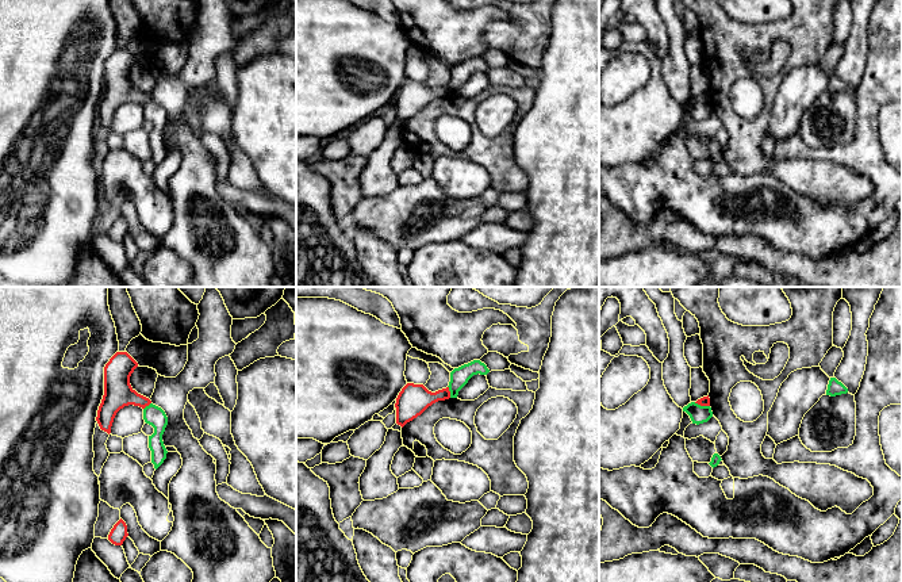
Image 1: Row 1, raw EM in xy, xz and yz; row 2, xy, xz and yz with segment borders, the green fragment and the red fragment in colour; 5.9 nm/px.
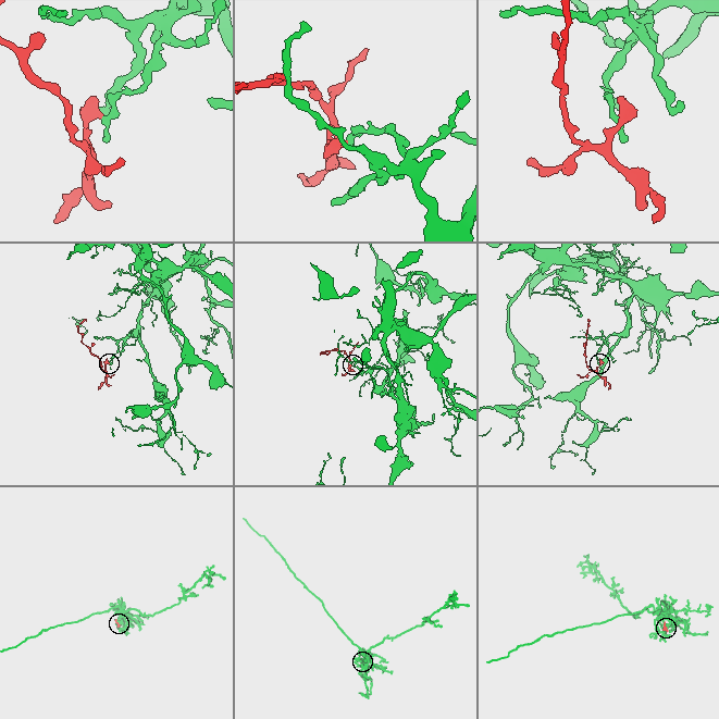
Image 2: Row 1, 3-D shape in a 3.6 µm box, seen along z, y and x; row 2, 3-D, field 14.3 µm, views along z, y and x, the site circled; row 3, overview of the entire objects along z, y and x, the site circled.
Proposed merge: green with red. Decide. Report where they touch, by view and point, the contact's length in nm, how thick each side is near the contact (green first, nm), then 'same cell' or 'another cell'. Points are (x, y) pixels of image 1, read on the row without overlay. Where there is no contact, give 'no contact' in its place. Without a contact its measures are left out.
xz (449, 87) | 70 nm | 110/180 nm | another cell

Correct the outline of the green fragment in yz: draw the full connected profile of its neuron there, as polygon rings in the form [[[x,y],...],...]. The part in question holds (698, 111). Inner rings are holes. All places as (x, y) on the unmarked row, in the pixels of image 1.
[[[691,99],[687,103],[684,103],[683,108],[686,108],[690,112],[692,120],[696,122],[707,119],[713,114],[710,103],[701,103],[695,99]]]

